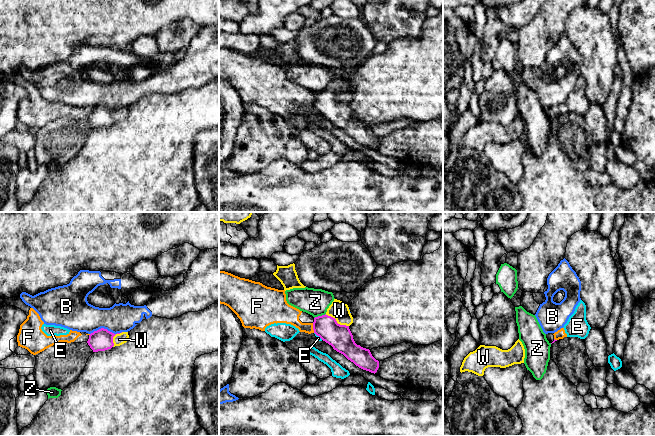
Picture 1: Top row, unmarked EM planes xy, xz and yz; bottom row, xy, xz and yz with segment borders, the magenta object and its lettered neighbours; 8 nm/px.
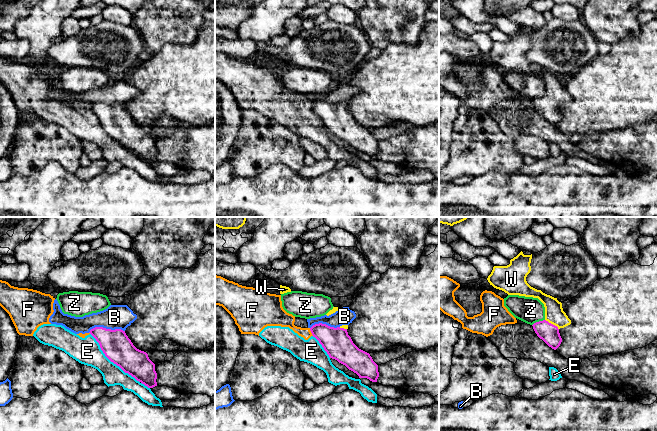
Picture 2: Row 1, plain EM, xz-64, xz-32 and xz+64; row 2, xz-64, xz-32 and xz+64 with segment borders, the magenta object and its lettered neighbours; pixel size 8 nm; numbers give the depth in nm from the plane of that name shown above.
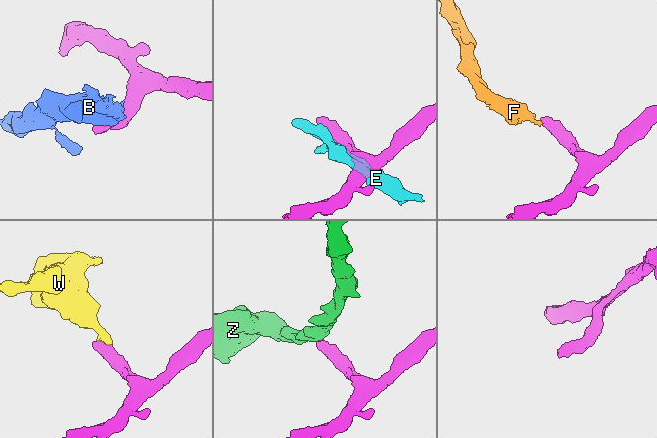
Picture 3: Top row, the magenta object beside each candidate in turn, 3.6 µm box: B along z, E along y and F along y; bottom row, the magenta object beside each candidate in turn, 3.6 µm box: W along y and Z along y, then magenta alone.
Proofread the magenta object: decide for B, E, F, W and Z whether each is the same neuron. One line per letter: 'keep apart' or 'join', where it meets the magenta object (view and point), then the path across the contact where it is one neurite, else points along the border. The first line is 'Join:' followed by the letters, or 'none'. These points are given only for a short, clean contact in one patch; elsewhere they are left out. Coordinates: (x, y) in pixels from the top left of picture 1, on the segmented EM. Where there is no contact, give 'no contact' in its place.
Join: W
B: keep apart | xy (105, 329)
E: keep apart | xz (318, 335)
F: keep apart | xz (313, 328) | along xz (312, 323), (314, 332)
W: join | xz (336, 321) | across xz (340, 337), (336, 333), (336, 321), (339, 310)
Z: keep apart | xz (319, 316) | along xz (325, 313), (314, 318)

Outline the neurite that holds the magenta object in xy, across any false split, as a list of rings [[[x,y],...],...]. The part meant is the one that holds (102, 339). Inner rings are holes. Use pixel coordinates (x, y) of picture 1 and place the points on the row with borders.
[[[101,328],[89,335],[87,343],[93,352],[98,352],[120,346],[126,343],[128,338],[128,332],[114,334],[107,329]]]

